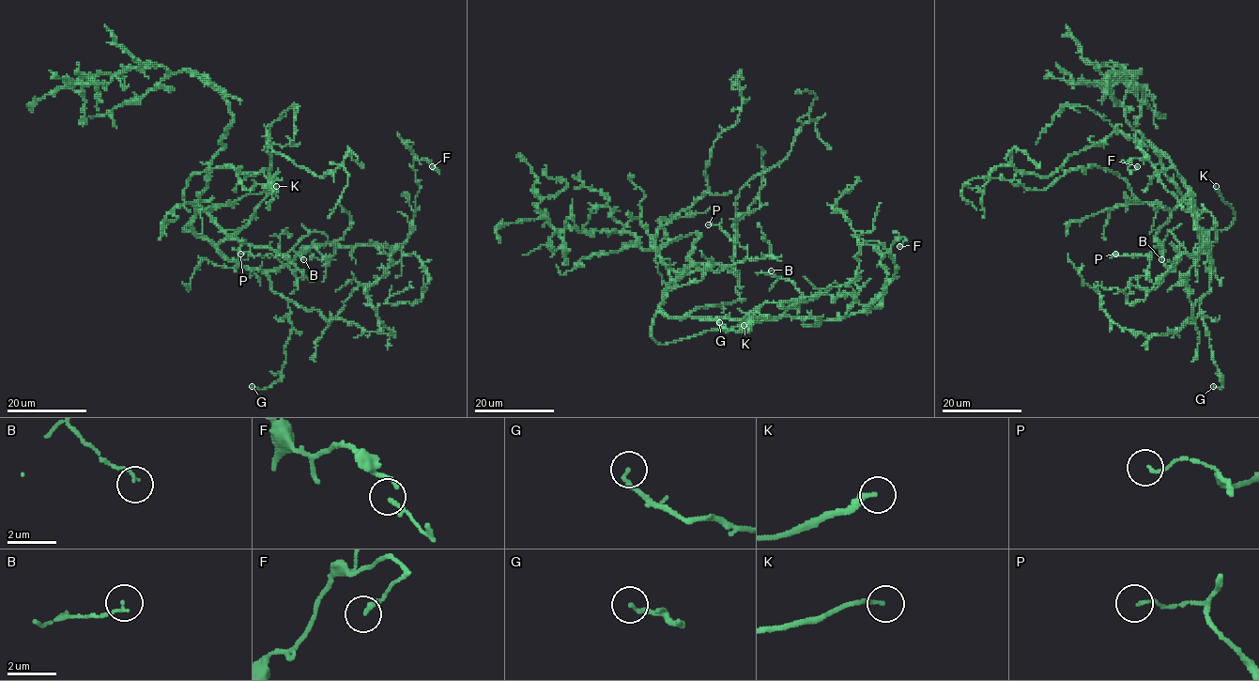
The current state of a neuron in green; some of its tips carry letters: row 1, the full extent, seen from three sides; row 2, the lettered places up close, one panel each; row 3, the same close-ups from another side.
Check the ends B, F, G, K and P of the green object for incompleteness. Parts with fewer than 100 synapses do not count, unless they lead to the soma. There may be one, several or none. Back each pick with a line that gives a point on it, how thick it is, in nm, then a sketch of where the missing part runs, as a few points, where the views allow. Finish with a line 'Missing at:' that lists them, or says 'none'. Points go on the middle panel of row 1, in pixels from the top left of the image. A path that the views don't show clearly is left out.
K: (744, 325) | 180 nm | (744, 325), (777, 329), (780, 334)
Missing at: K

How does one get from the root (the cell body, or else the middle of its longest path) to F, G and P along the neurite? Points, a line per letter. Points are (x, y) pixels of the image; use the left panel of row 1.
F: (193, 230), (264, 270), (327, 244), (398, 246), (420, 190), (413, 162), (432, 166)
G: (193, 230), (228, 259), (261, 270), (269, 287), (288, 303), (291, 330), (282, 377), (263, 389), (252, 386)
P: (193, 230), (195, 200), (228, 235), (245, 244), (273, 249), (280, 255), (240, 254)

